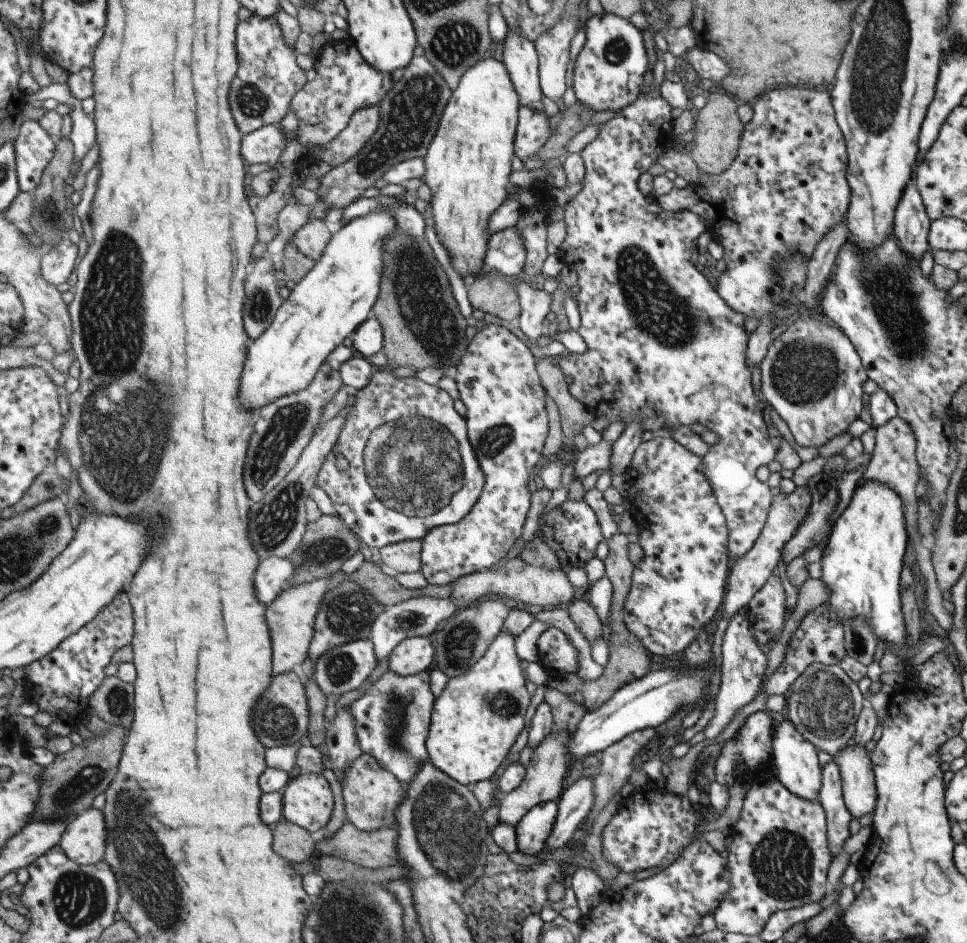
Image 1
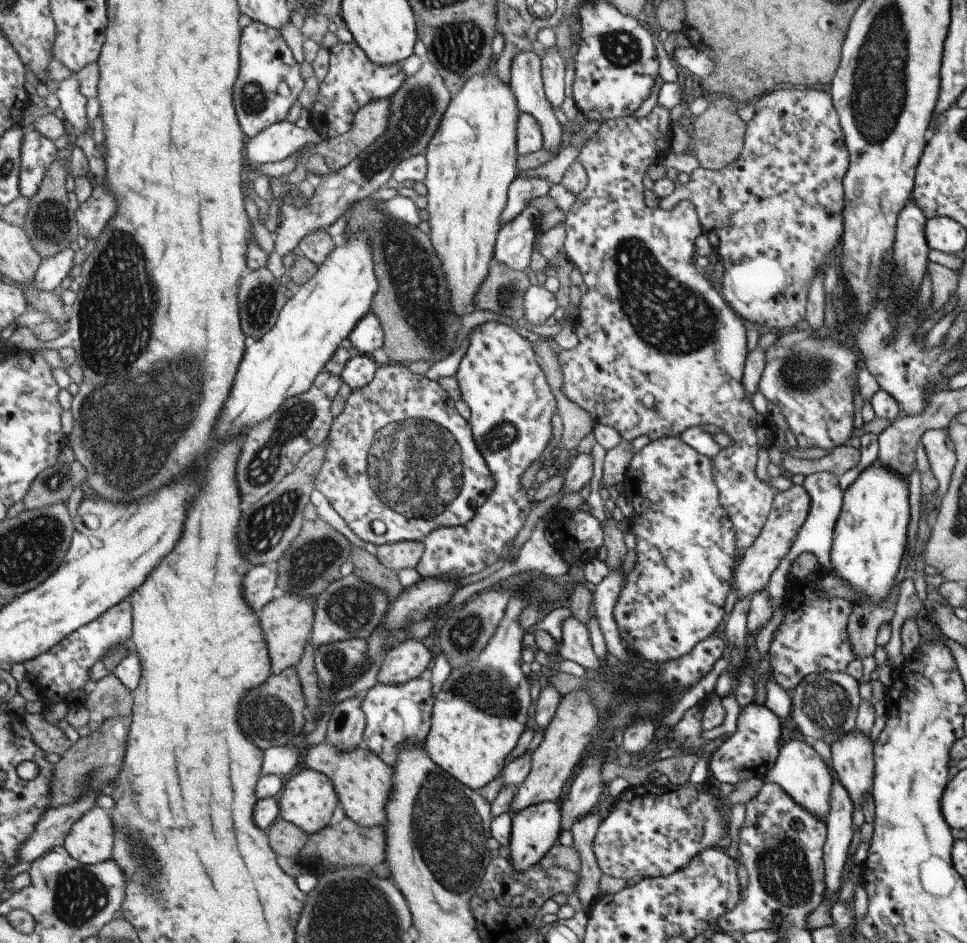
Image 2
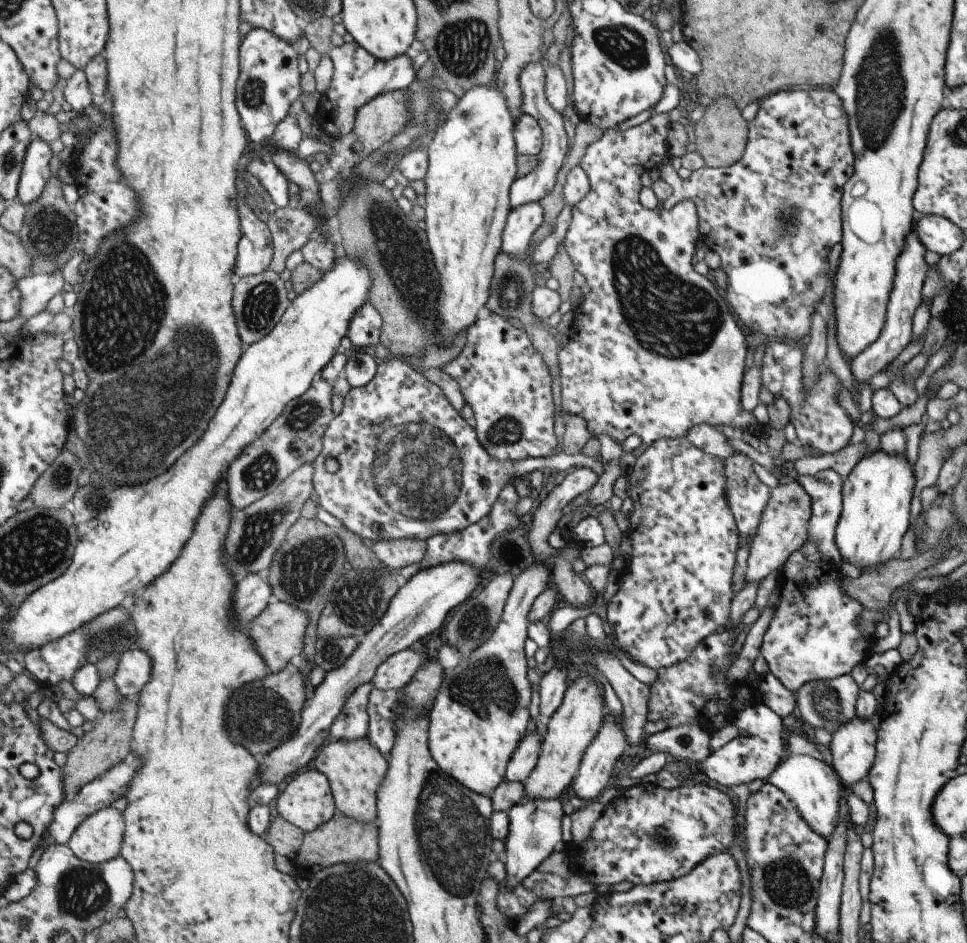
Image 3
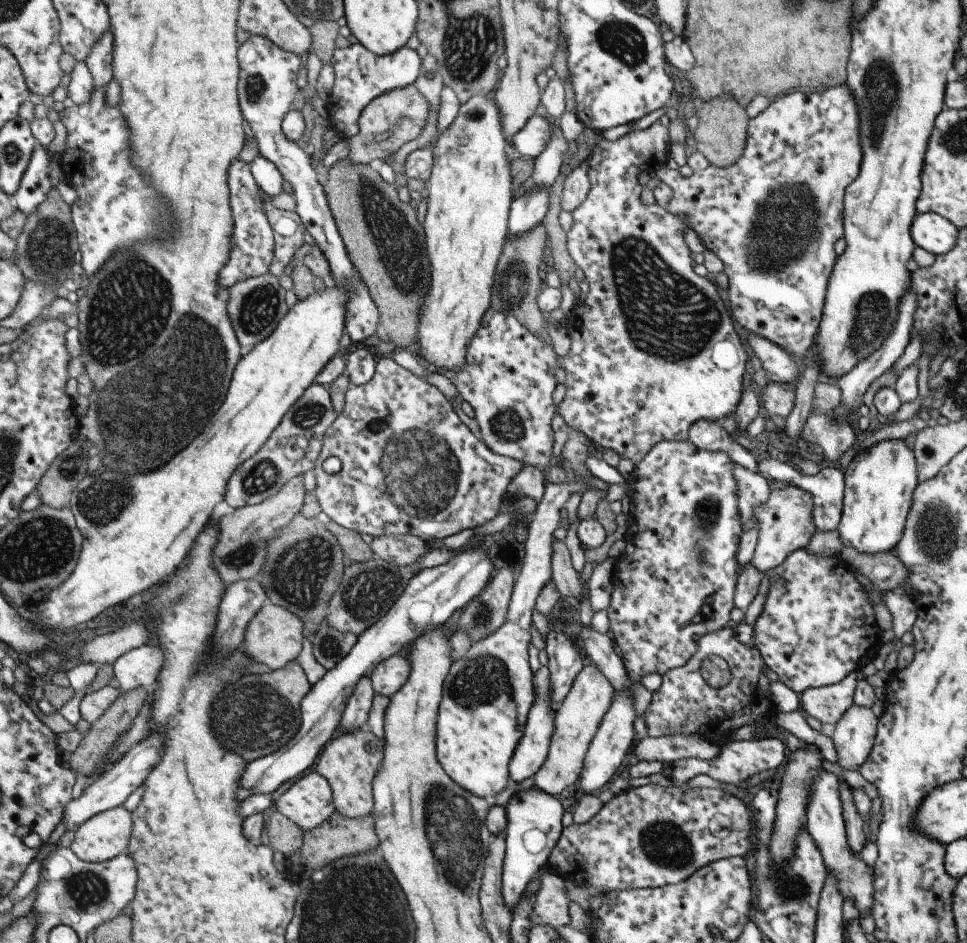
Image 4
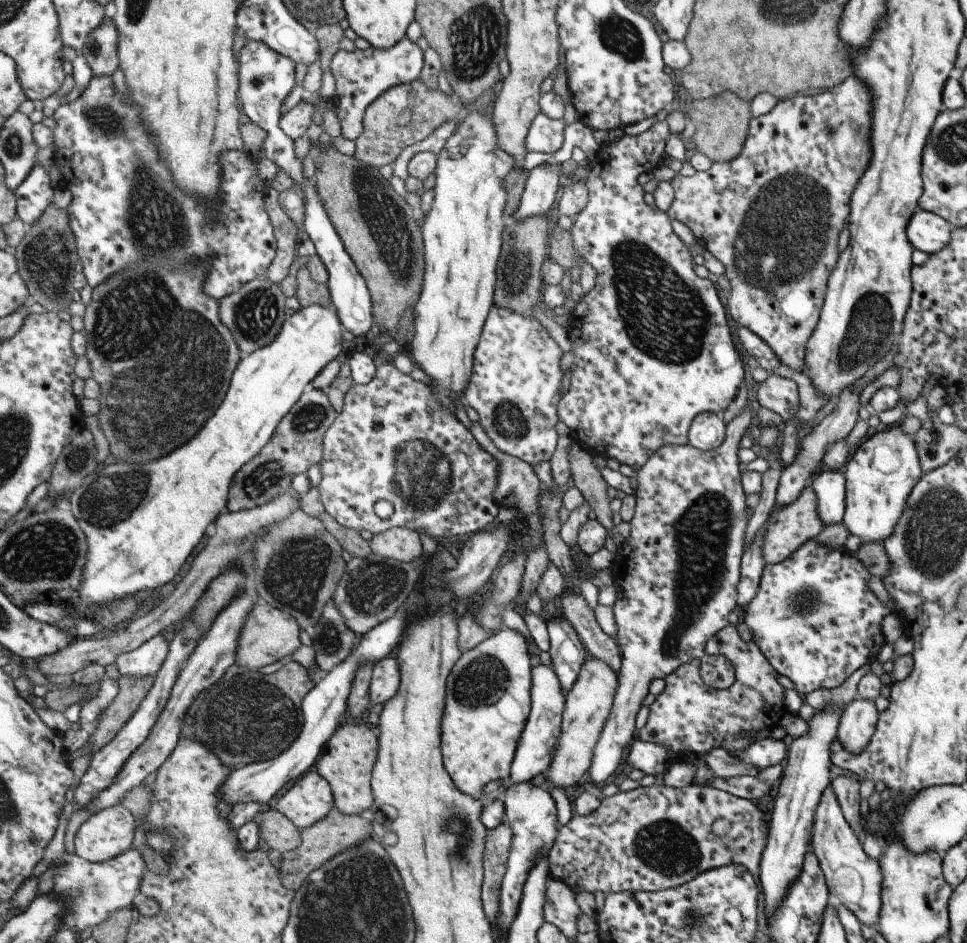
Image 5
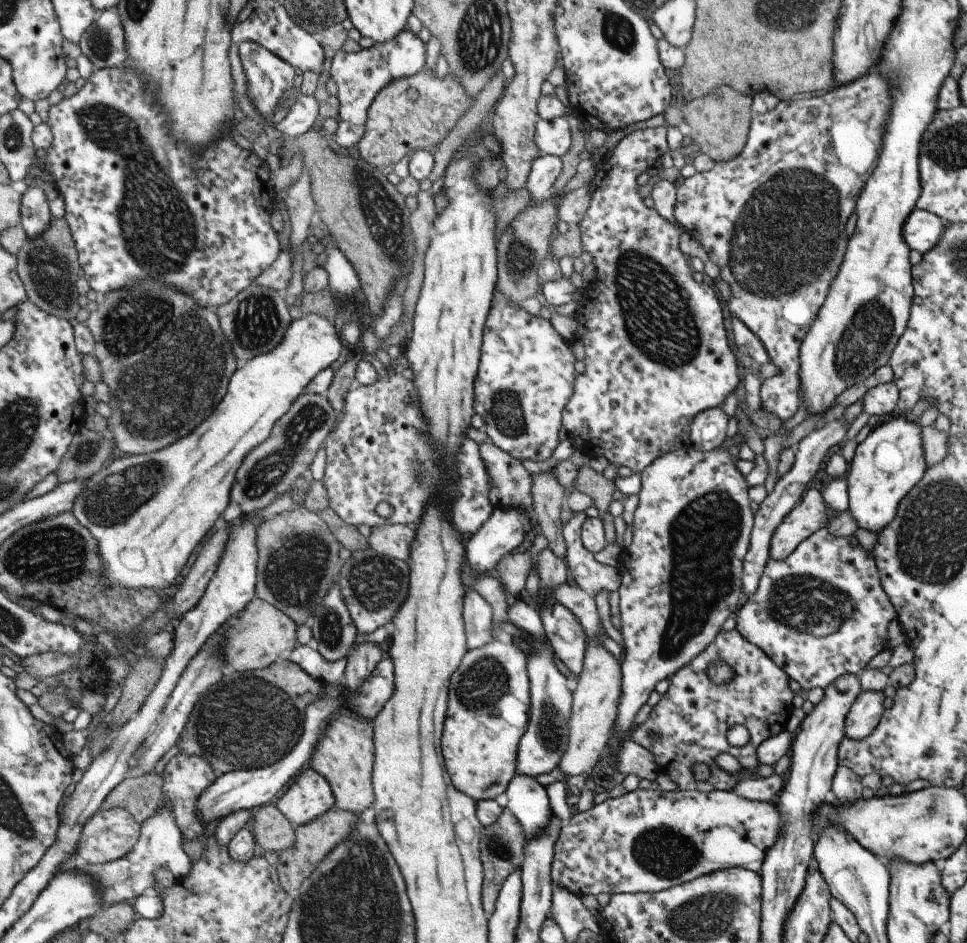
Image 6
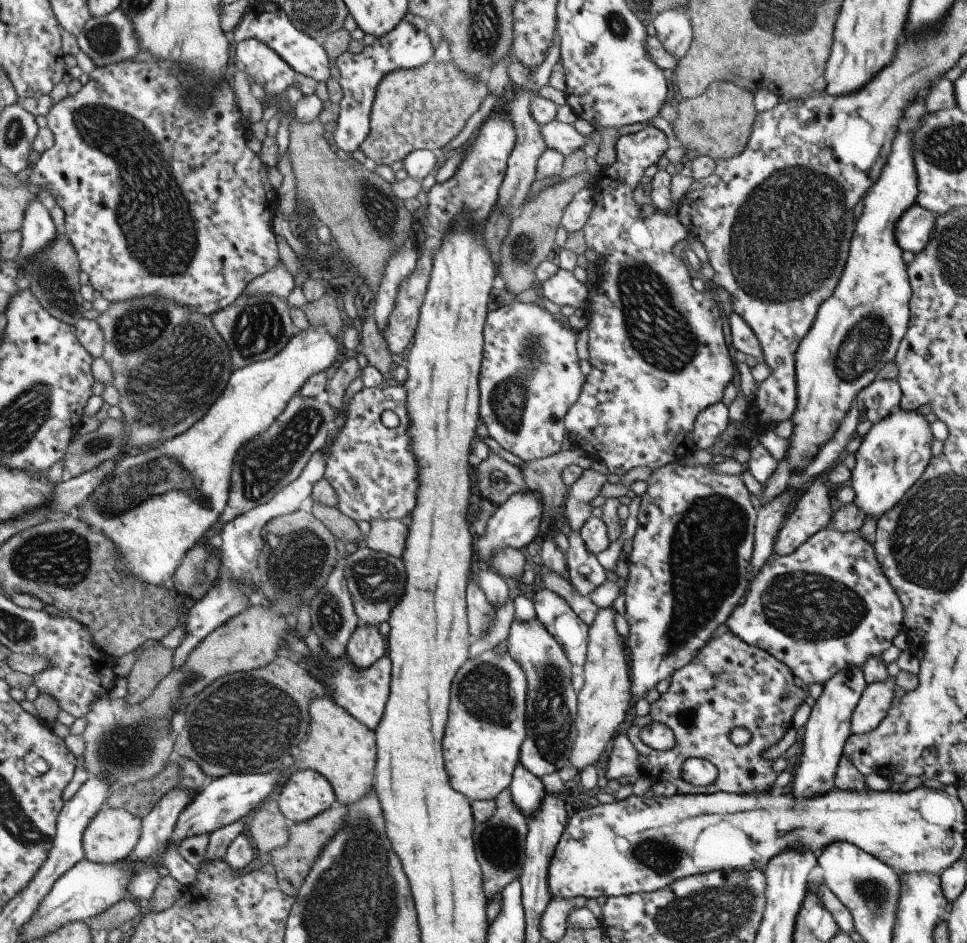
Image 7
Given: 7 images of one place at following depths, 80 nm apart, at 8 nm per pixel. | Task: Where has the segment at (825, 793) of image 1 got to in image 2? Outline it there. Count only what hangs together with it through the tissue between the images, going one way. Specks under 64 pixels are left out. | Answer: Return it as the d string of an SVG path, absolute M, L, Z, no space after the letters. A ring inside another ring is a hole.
M832 778L830 788L830 806L824 818L826 839L822 846L822 861L824 864L824 893L822 901L831 906L834 904L831 896L838 891L841 880L841 870L846 863L847 848L853 836L851 823L852 802L847 791L840 782Z

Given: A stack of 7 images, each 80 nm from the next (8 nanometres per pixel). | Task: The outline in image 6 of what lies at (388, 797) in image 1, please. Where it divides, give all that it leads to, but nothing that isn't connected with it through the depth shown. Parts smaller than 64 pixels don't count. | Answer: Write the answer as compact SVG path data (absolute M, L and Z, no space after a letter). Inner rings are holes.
M343 712L335 713L327 730L319 739L309 764L309 768L318 771L331 783L336 806L356 814L373 807L376 801L373 781L376 761L374 730L374 721L361 722L361 718L357 716Z

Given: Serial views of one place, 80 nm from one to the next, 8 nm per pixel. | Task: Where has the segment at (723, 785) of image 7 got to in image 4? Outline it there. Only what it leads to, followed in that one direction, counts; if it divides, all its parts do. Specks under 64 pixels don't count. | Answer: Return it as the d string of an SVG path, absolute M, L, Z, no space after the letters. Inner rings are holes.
M733 625L704 634L697 643L698 648L689 660L662 674L661 686L650 694L649 704L642 715L647 737L692 735L721 748L731 741L729 736L742 725L749 725L760 719L775 719L777 710L770 707L772 694L769 690L770 681L764 672L766 664L753 645L742 644L735 639ZM709 654L716 654L727 663L731 680L723 688L711 688L701 680L701 660Z

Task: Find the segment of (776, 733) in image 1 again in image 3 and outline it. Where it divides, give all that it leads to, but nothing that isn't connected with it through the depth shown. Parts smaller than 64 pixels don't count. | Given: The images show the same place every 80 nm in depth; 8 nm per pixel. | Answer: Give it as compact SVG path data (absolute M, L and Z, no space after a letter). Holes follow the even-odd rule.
M805 755L787 756L774 769L766 780L776 786L795 806L799 816L815 834L822 836L826 842L840 821L838 801L839 778L827 760L818 761Z

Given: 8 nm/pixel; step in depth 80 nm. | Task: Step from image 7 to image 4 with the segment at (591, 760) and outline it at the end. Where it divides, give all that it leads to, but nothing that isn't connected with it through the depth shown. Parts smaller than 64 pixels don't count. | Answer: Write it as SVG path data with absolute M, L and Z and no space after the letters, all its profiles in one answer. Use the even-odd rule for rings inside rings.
M587 662L565 704L556 712L556 725L547 762L533 777L537 788L557 797L565 788L579 782L587 753L590 752L590 746L612 703L613 692L614 688L609 684L603 670L595 662Z

